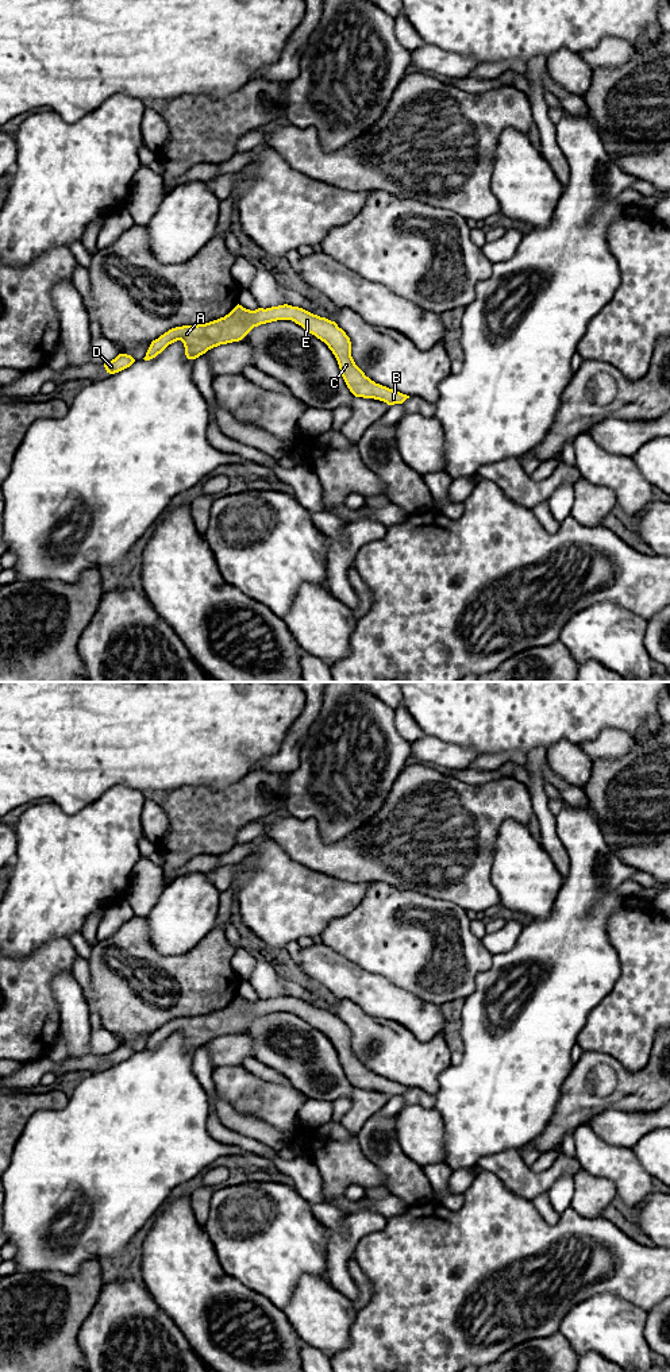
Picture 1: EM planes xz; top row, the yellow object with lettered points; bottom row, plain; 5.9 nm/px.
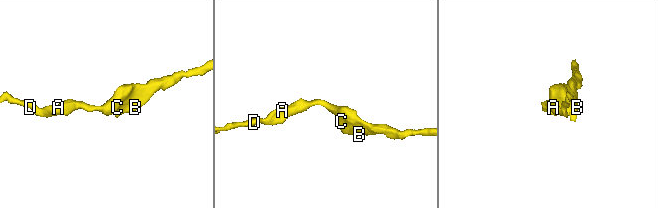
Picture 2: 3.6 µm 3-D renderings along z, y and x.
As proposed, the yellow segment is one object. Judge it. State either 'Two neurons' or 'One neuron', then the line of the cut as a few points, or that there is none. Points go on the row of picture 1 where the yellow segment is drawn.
One neuron. No split

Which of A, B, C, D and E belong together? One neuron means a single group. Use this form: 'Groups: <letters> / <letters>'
Groups: A B C D E

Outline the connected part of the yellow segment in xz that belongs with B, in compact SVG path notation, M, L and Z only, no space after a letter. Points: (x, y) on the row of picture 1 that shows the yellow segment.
M238 304L228 315L217 320L172 328L151 342L143 359L155 358L177 340L184 343L186 358L196 359L213 347L242 340L254 327L277 320L292 320L324 342L335 355L342 377L355 397L374 398L388 405L403 404L409 398L365 375L351 357L350 338L335 321L288 304L255 311Z

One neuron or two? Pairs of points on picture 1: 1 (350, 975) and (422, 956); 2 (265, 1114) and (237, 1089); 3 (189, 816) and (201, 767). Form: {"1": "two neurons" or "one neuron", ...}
{"1": "two neurons", "2": "one neuron", "3": "two neurons"}

